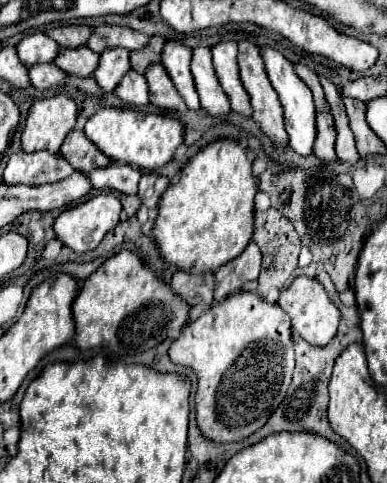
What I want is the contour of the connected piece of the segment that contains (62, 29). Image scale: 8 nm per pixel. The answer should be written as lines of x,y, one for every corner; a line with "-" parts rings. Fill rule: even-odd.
59,25
59,27
53,27
49,31
49,35
61,45
61,47
81,47
87,43
89,35
91,35
91,27
87,25

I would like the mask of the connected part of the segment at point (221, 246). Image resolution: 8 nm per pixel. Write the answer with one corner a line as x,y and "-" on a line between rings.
219,139
201,149
183,167
179,181
173,181
165,195
161,195
153,225
161,259
169,267
211,273
233,261
249,245
253,235
255,193
257,185
245,147
237,141

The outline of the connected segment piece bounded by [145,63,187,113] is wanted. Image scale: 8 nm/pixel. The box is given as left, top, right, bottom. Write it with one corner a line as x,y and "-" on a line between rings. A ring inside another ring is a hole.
155,63
147,69
145,73
149,81
149,93
151,93
151,103
161,109
173,109
179,113
185,113
185,101
181,101
181,95
177,95
177,89
173,87
173,81
169,79
165,67
161,63

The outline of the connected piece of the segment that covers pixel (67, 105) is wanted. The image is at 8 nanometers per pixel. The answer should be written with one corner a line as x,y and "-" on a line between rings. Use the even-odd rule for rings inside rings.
67,95
37,99
29,109
29,117
21,135
21,147
27,153
51,151
57,153
65,137
73,131
77,105

